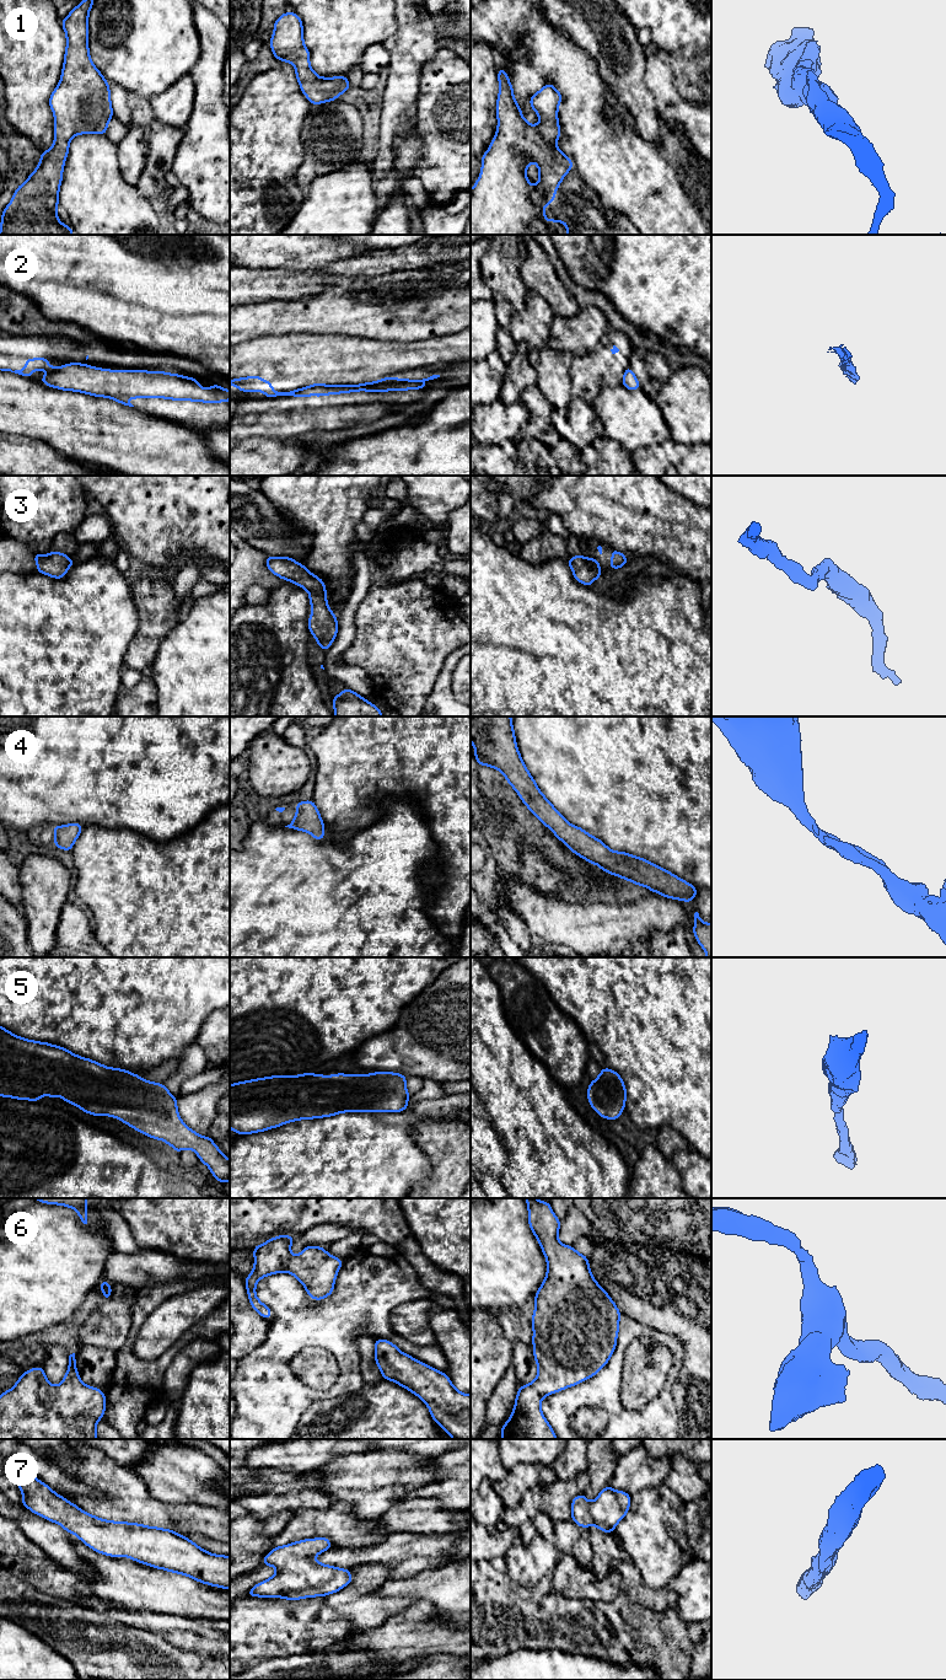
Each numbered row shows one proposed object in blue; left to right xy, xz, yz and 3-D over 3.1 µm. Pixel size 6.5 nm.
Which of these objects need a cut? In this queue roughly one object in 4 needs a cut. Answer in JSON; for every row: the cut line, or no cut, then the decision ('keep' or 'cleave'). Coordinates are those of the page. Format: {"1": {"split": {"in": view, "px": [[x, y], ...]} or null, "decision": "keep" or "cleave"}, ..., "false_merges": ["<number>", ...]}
{"1": {"split": null, "decision": "keep"}, "2": {"split": {"in": "xz", "px": [[297, 390], [283, 395]]}, "decision": "cleave"}, "3": {"split": null, "decision": "keep"}, "4": {"split": null, "decision": "keep"}, "5": {"split": null, "decision": "keep"}, "6": {"split": null, "decision": "keep"}, "7": {"split": null, "decision": "keep"}, "false_merges": ["2"]}

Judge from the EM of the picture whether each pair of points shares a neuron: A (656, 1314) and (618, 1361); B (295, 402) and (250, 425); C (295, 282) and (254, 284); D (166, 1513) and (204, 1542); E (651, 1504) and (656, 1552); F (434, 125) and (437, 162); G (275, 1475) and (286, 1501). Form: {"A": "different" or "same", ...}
{"A": "different", "B": "same", "C": "same", "D": "different", "E": "same", "F": "same", "G": "same"}

